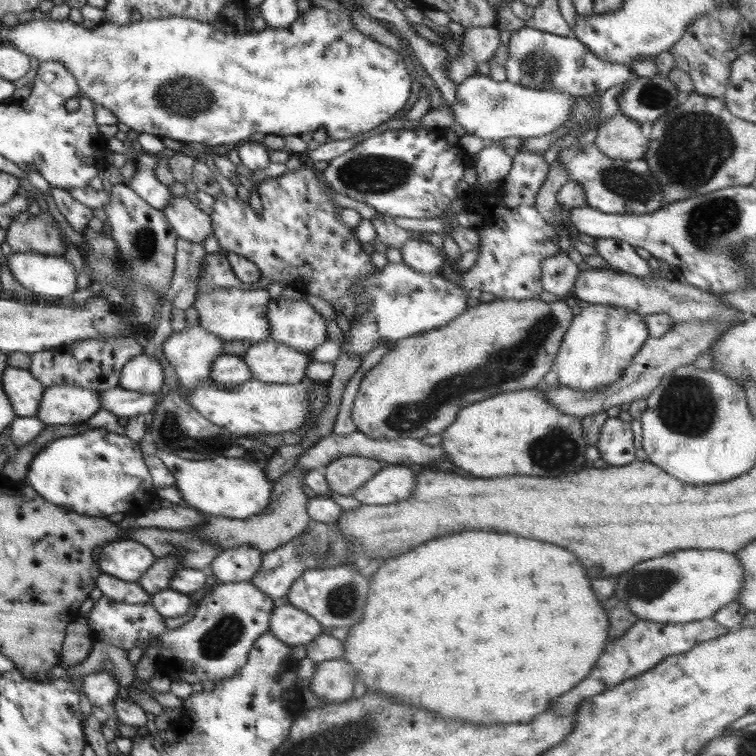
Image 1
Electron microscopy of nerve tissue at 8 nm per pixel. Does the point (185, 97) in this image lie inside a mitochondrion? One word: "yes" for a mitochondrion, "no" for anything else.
yes

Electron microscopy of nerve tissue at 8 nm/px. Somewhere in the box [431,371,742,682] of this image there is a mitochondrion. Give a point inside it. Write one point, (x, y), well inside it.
(688, 406)

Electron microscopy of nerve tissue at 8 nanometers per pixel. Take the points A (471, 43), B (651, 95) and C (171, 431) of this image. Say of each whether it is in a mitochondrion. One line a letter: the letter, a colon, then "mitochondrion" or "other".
A: other
B: mitochondrion
C: mitochondrion

